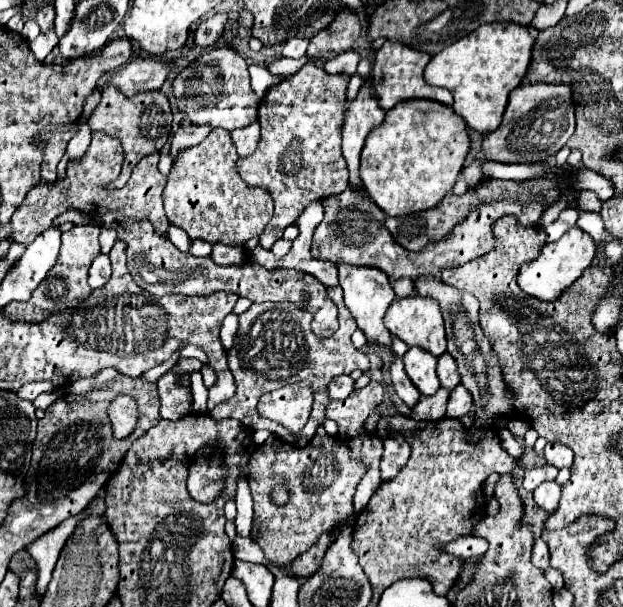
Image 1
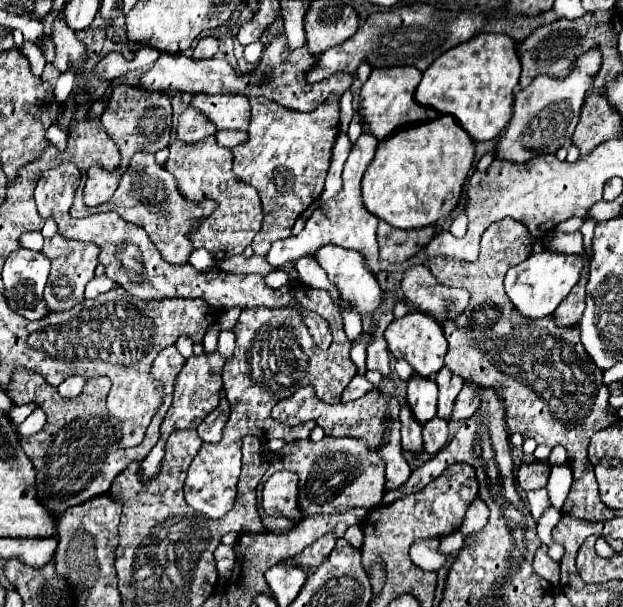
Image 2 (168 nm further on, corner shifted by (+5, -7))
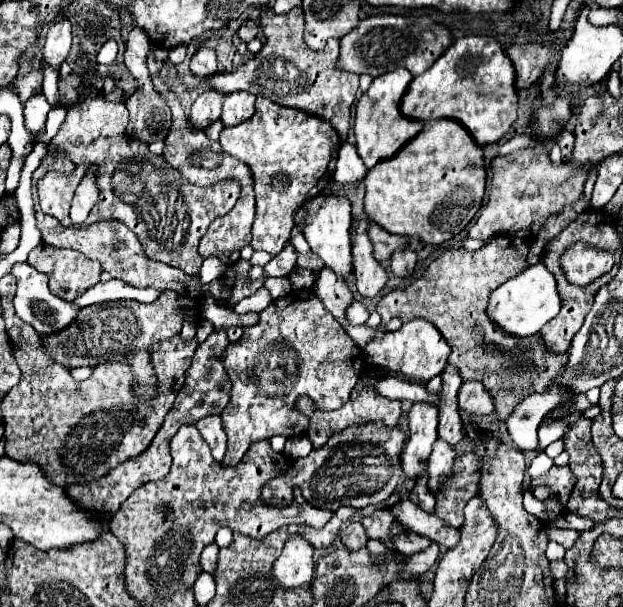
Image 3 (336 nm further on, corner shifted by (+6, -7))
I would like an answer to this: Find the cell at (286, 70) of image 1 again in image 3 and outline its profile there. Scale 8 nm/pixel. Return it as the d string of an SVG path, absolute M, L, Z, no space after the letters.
M371 15L341 39L339 59L335 67L339 71L369 73L371 77L379 77L399 67L409 69L413 75L421 75L433 65L437 57L443 55L443 51L451 43L451 31L443 23L435 23L429 15Z

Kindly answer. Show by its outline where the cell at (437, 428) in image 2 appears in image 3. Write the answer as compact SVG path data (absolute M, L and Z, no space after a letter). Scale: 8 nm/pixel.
M437 439L429 455L429 489L431 491L435 491L451 475L453 459L455 459L453 447L449 447L449 443L445 443L443 439Z

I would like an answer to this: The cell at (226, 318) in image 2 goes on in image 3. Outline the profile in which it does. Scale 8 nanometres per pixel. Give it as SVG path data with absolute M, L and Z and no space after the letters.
M261 287L257 290L253 295L249 297L245 297L245 299L241 299L239 303L237 303L237 307L233 307L233 311L235 313L249 313L249 312L260 312L265 307L269 306L271 301L271 295L265 287Z

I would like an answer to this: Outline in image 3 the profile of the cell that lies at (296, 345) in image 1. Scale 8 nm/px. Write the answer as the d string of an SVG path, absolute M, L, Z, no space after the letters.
M303 289L301 293L291 293L291 295L285 295L285 297L277 299L277 301L273 301L269 307L265 307L265 309L259 313L259 323L249 325L249 327L243 327L243 337L241 337L237 343L229 343L229 347L227 347L227 351L225 351L223 361L225 361L225 371L227 371L229 379L231 379L231 393L229 393L231 399L229 399L229 405L225 407L225 411L221 413L221 419L223 419L223 425L225 425L225 433L227 433L227 437L229 437L229 441L227 441L227 453L225 453L225 459L221 461L223 467L237 465L237 463L241 461L243 453L249 449L249 445L251 445L253 441L271 439L273 435L295 437L295 435L305 433L307 427L309 427L310 419L299 415L297 411L293 411L295 399L297 399L299 395L307 395L307 397L311 397L311 399L315 401L317 408L320 410L333 411L339 409L349 401L349 393L353 391L353 387L355 387L355 383L359 381L359 375L361 375L361 371L363 371L363 351L353 343L353 339L351 339L351 337L347 335L347 331L341 327L341 323L323 307L321 299L313 293L313 289Z

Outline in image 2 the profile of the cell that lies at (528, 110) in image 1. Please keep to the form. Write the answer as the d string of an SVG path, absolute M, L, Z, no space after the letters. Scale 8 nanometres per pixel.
M592 47L590 51L574 59L572 69L566 77L554 79L548 75L538 75L526 89L522 89L514 99L514 113L510 125L498 141L498 159L524 163L544 153L556 153L566 141L570 141L580 119L580 109L584 105L586 93L592 87L590 83L600 71L600 65L602 53Z

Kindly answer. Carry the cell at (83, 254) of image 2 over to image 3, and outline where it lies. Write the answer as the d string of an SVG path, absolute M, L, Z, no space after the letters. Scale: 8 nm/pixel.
M39 243L27 259L37 271L47 273L49 289L53 295L65 301L75 301L81 291L93 287L99 281L101 265L87 259L79 251L49 247L49 243Z

